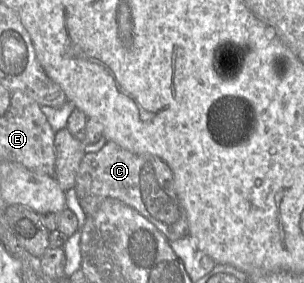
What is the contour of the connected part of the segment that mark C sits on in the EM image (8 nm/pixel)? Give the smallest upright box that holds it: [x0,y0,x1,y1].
[76,141,189,242]

